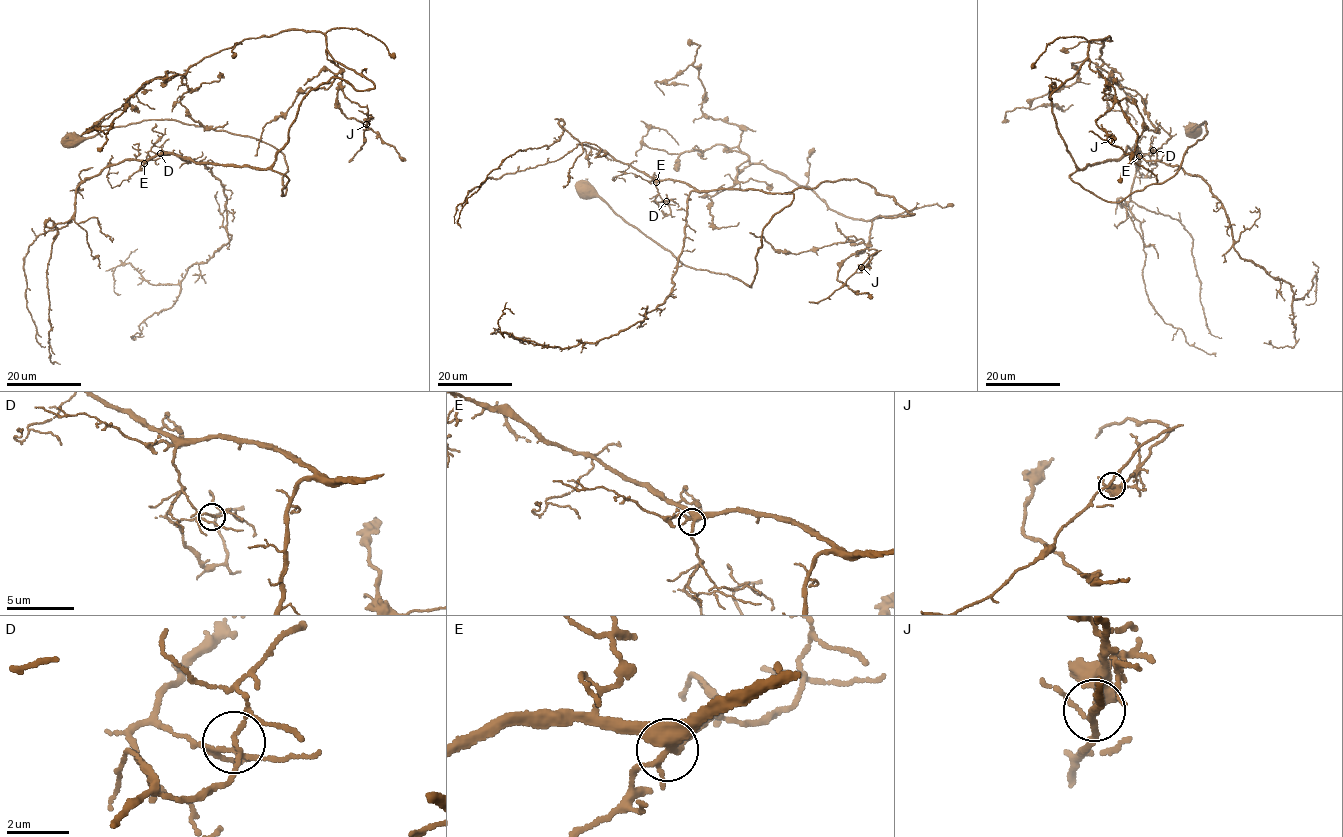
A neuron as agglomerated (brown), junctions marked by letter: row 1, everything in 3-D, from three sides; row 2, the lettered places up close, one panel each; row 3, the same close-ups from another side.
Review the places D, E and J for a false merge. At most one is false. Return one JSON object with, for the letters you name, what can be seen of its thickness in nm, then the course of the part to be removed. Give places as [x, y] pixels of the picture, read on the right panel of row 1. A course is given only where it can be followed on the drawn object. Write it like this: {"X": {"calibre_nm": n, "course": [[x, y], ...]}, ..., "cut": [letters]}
{"J": {"calibre_nm": 260, "course": [[1111, 141], [1130, 159], [1156, 176], [1157, 181]]}, "cut": ["J"]}

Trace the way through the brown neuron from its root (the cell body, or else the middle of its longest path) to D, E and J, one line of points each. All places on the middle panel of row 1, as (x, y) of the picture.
D: (584, 191), (684, 264), (750, 287), (763, 228), (793, 196), (695, 190), (662, 179), (657, 191), (666, 201)
E: (584, 191), (684, 264), (750, 287), (763, 228), (792, 194), (656, 182)
J: (584, 191), (684, 264), (750, 287), (783, 193), (857, 178), (914, 213), (871, 220), (862, 267)

